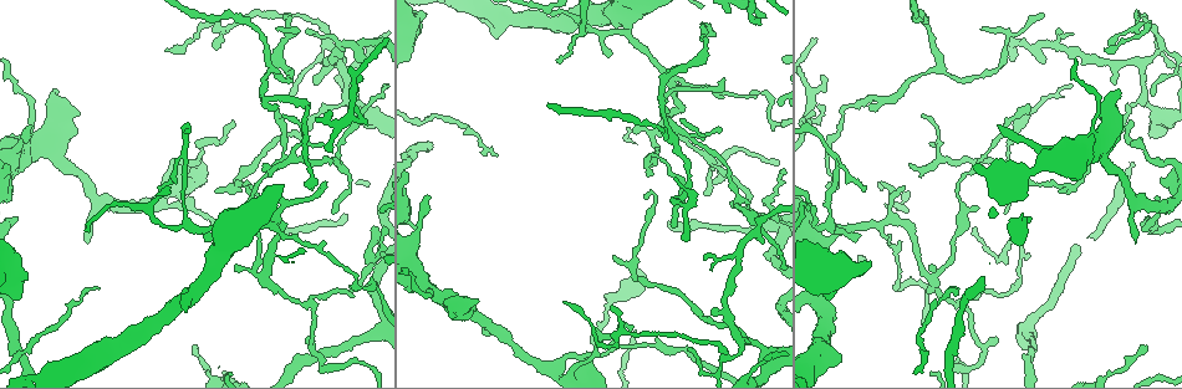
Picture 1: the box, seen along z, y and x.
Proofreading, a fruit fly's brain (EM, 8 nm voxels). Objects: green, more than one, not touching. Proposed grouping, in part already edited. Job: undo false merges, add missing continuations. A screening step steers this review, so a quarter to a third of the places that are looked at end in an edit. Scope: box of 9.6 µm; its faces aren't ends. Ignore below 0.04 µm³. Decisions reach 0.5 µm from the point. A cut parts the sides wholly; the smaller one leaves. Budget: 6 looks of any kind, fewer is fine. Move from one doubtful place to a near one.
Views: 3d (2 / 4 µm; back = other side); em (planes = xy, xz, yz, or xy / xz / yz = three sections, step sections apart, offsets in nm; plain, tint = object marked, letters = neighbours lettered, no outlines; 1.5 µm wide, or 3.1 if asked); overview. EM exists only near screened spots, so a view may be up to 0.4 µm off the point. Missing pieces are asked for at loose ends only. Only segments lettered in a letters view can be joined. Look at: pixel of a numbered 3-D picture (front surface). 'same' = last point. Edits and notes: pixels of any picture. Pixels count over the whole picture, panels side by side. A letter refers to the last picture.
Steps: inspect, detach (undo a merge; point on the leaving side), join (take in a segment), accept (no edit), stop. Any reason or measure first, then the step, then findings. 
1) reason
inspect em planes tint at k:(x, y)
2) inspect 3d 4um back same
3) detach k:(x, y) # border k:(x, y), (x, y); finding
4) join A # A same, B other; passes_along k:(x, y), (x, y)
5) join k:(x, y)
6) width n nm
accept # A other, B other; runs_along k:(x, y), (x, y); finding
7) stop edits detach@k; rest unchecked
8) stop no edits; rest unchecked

tapers out
inspect 3d 4um back at 1:(1044, 15)

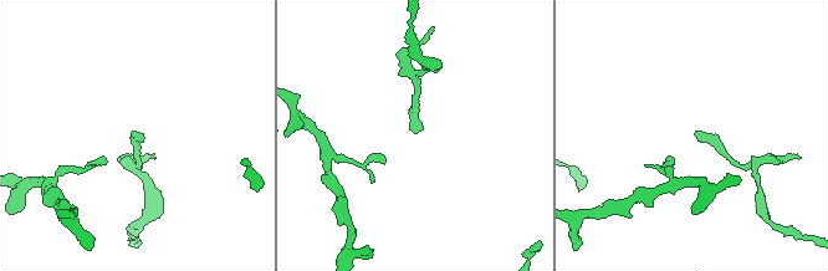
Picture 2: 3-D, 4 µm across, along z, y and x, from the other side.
shape alone is not enough
inspect em xz step 4 letters at 2:(138, 132)

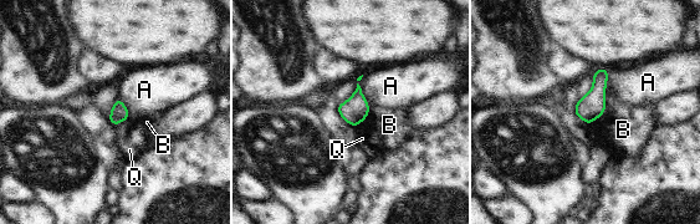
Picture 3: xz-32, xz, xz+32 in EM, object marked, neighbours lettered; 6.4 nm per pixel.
inspect em yz step 4 letters same

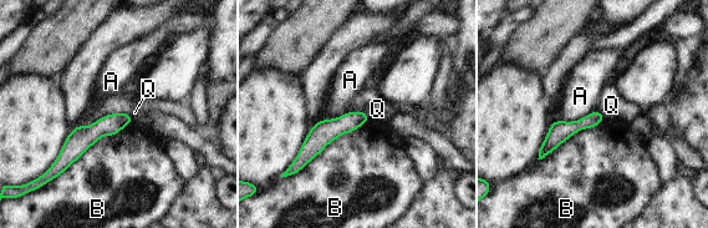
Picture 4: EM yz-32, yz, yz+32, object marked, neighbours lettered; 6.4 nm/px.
width 90 nm; longest_contact B 600 nm
accept # A other, B other, Q other; no lettered segment goes on from it

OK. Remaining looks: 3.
tapers out
inspect 3d 4um at 1:(630, 324)

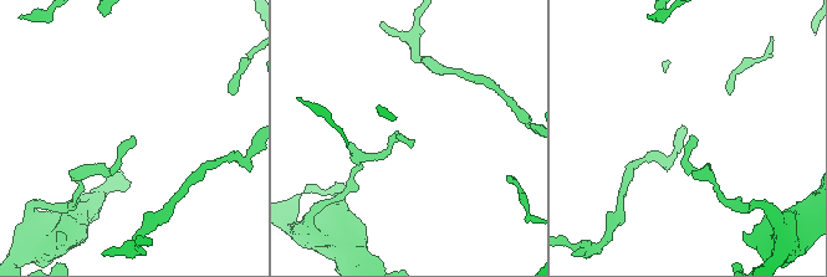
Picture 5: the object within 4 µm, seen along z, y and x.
now the EM
inspect em planes letters at 5:(130, 138)

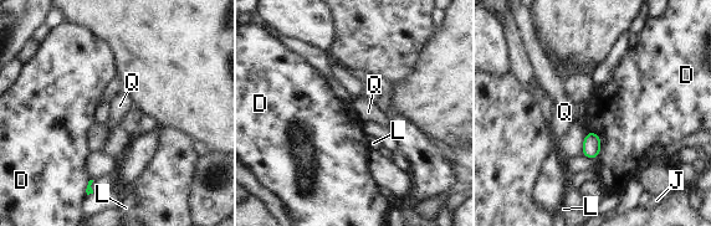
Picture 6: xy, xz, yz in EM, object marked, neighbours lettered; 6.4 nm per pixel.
accept # D other, J other, L other, Q other; none of them fits

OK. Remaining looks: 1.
tapers out
inspect em planes letters at 1:(235, 265)

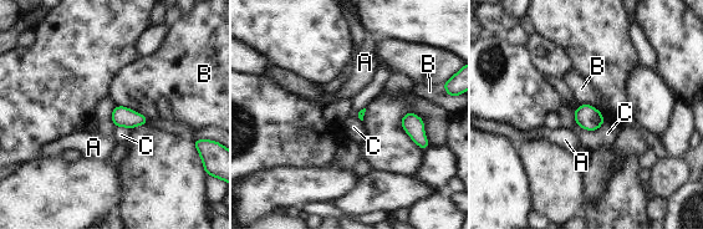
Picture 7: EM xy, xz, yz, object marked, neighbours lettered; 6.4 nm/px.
width 130 nm; longest_contact B 240 nm
accept # A other, B other, C other; no lettered segment goes on from it

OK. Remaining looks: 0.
stop no edits; rest unchecked

